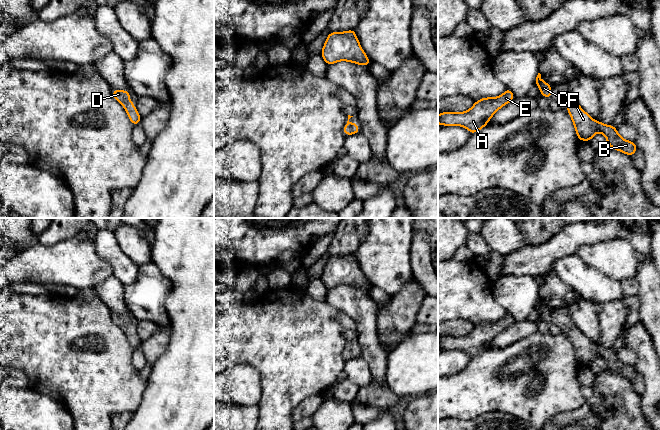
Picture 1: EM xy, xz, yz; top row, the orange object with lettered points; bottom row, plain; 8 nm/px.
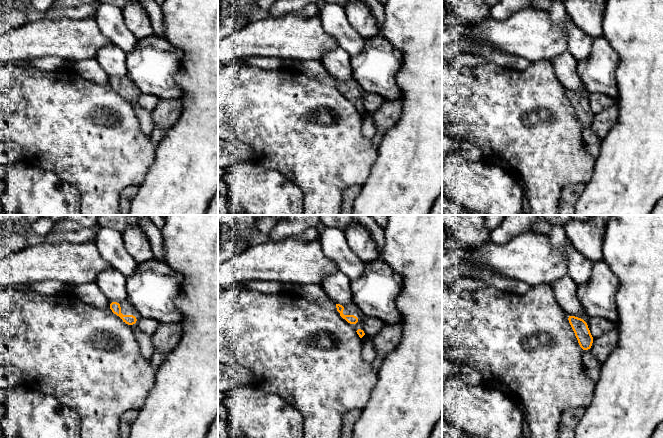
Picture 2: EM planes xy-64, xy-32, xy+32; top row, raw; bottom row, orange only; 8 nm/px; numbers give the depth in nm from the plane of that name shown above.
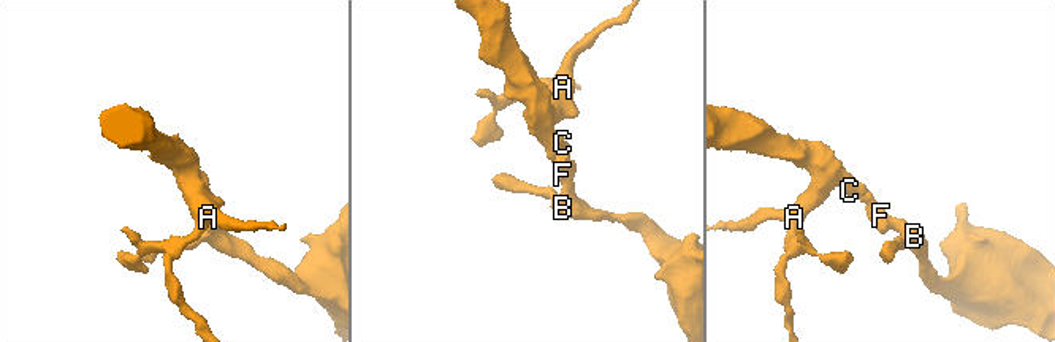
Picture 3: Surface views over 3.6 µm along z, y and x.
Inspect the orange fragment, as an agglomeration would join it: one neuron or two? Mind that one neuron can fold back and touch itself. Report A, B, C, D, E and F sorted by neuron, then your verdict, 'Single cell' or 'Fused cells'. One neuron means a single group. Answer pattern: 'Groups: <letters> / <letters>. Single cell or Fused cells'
Groups: A B C D E F. Single cell

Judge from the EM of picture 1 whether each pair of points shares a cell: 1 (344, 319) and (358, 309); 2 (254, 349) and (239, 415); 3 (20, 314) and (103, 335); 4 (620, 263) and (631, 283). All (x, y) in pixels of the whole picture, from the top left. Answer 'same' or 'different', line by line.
1: different
2: different
3: same
4: different

